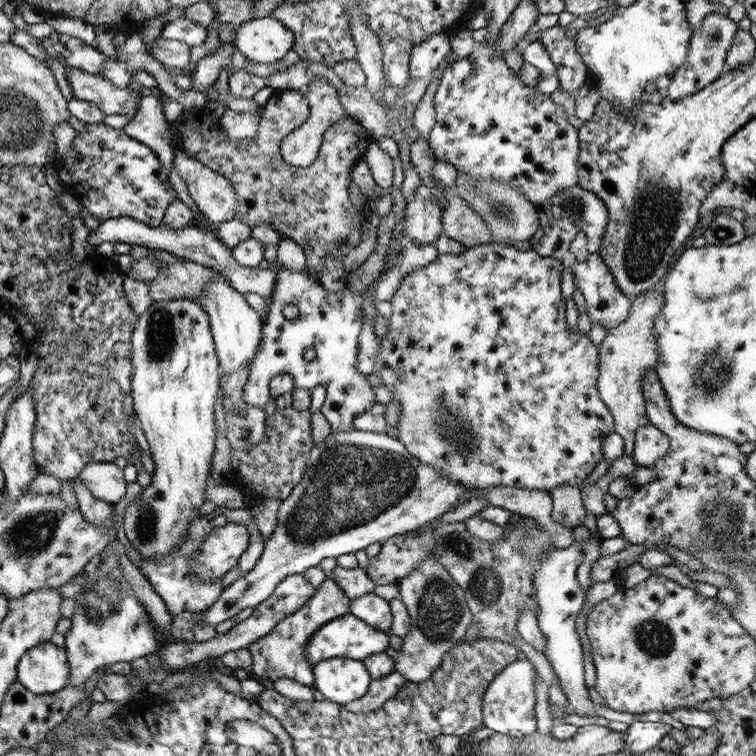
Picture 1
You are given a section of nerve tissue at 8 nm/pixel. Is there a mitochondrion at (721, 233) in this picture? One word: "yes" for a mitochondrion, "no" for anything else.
yes

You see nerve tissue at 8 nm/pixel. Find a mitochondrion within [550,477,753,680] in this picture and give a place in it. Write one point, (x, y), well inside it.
(720, 512)

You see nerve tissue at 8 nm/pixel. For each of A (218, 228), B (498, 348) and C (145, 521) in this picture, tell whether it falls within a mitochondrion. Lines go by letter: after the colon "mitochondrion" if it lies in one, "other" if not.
A: other
B: other
C: mitochondrion

